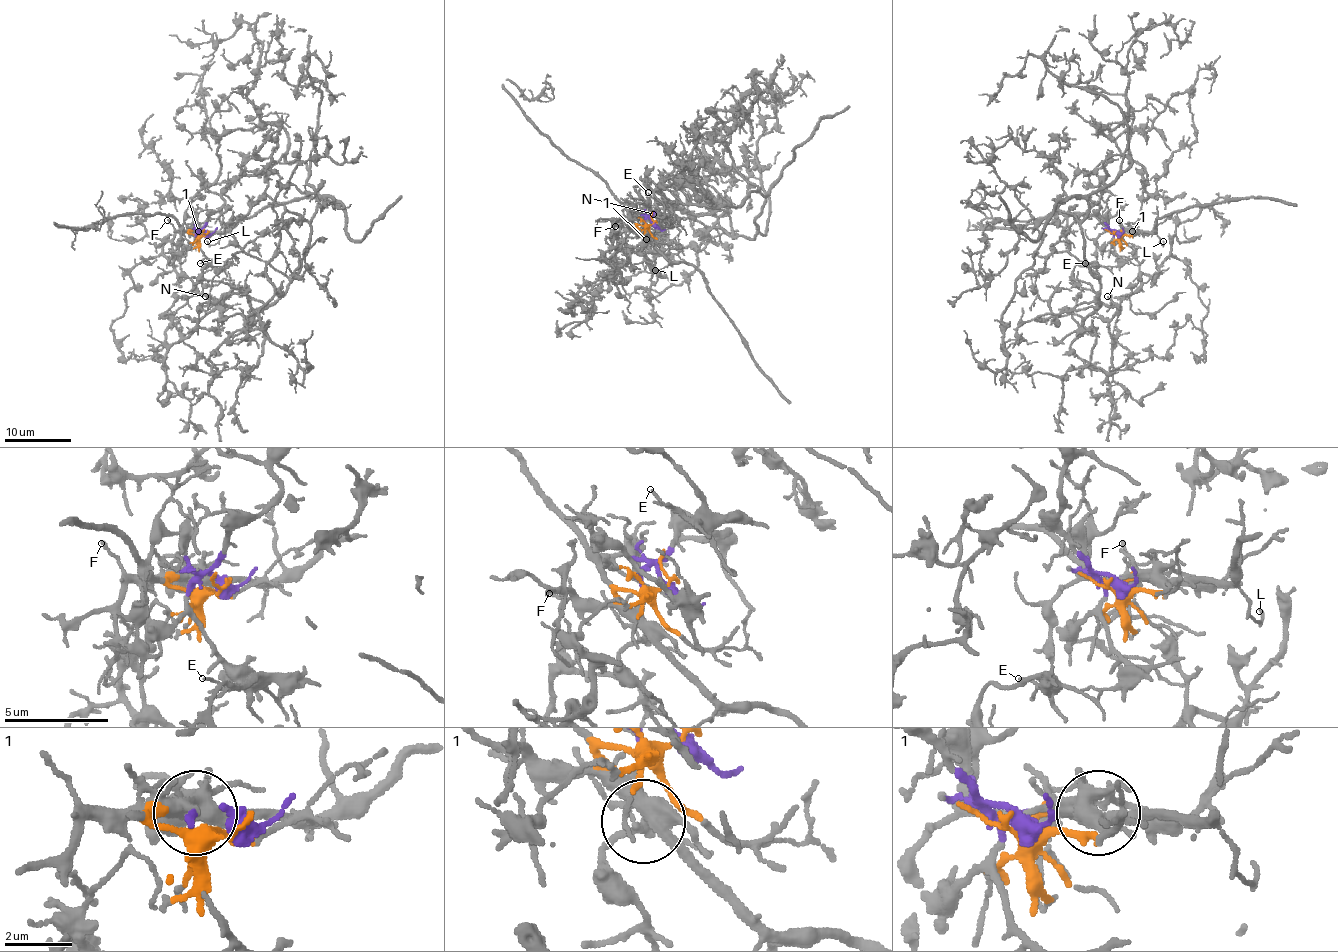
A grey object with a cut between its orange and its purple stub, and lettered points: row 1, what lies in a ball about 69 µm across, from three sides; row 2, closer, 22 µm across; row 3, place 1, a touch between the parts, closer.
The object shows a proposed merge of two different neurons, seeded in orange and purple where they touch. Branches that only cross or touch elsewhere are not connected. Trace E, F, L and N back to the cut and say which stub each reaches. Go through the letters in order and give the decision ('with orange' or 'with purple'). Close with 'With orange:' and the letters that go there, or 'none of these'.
E: with purple
F: with orange
L: with orange
N: with purple
With orange: F, L

